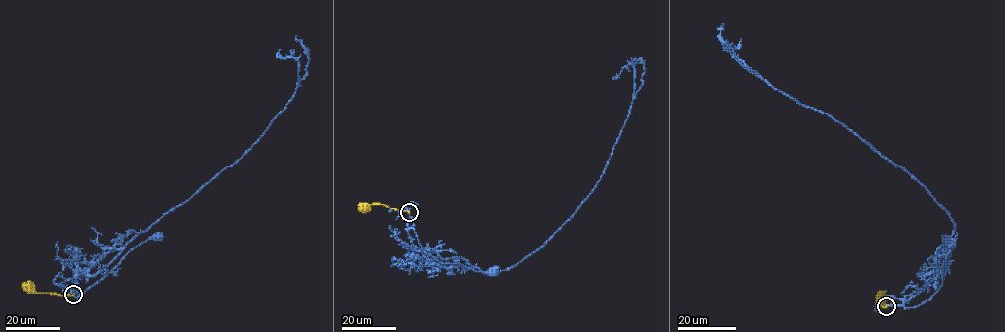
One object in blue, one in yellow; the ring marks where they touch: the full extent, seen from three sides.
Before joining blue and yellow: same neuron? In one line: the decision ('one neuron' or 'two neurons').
two neurons

